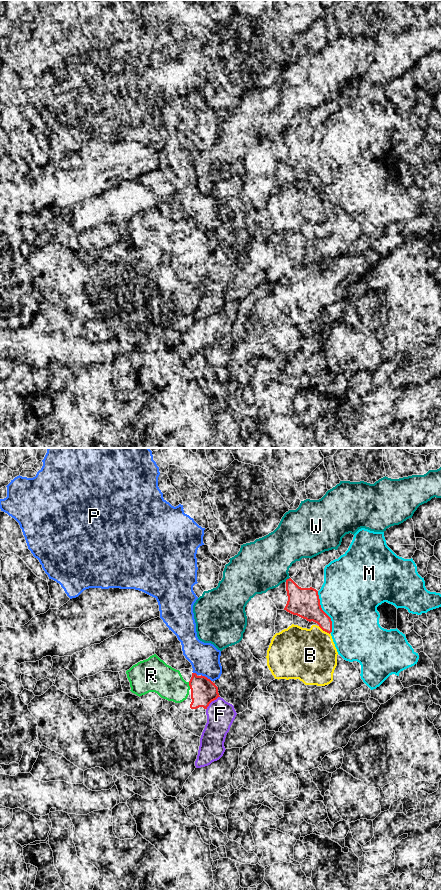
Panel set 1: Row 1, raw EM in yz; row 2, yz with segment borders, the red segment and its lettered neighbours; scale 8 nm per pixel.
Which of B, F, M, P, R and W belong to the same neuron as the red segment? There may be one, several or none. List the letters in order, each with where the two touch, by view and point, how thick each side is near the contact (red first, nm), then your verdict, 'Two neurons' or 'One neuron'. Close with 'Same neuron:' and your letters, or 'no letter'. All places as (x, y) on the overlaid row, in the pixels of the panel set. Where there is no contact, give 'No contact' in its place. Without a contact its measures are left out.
B: Touches red at yz (324, 630). Thickness 220 nm (red) against 420 nm. Two neurons
F: Touches red at yz (211, 701). Thickness 200 nm (red) against 220 nm. Two neurons
M: Touches red at yz (324, 612). Thickness 240 nm (red) against 480 nm. Two neurons
P: Touches red at yz (206, 677). Thickness 200 nm (red) against 240 nm. Two neurons
R: Touches red at yz (189, 685). Thickness 200 nm (red) against 240 nm. Two neurons
W: Touches red at yz (287, 579). Thickness 240 nm (red) against 400 nm. Two neurons
Same neuron: no letter

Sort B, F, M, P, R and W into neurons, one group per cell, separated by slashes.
B / F / M / P / R / W

